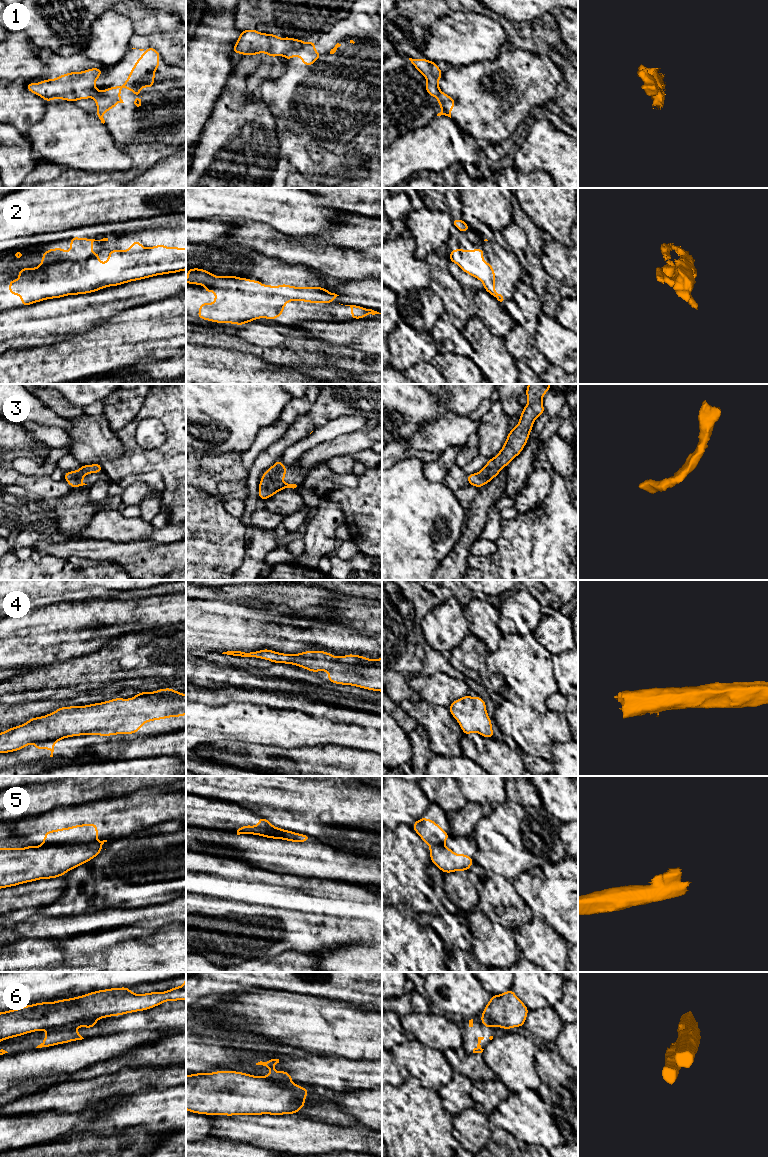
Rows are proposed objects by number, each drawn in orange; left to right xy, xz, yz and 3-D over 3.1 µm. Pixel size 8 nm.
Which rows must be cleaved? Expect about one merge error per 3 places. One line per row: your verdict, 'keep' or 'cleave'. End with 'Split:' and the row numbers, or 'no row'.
1: cleave
2: keep
3: keep
4: keep
5: cleave
6: cleave
Split: 1, 5, 6

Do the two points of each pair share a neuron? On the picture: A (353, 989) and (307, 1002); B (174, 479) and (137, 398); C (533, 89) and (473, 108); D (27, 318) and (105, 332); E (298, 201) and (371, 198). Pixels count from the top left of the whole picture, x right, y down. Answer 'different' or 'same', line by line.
A: different
B: different
C: same
D: different
E: different

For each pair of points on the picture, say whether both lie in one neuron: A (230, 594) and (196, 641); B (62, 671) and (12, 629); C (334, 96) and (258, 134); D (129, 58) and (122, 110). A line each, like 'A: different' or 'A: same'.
A: different
B: different
C: different
D: same

